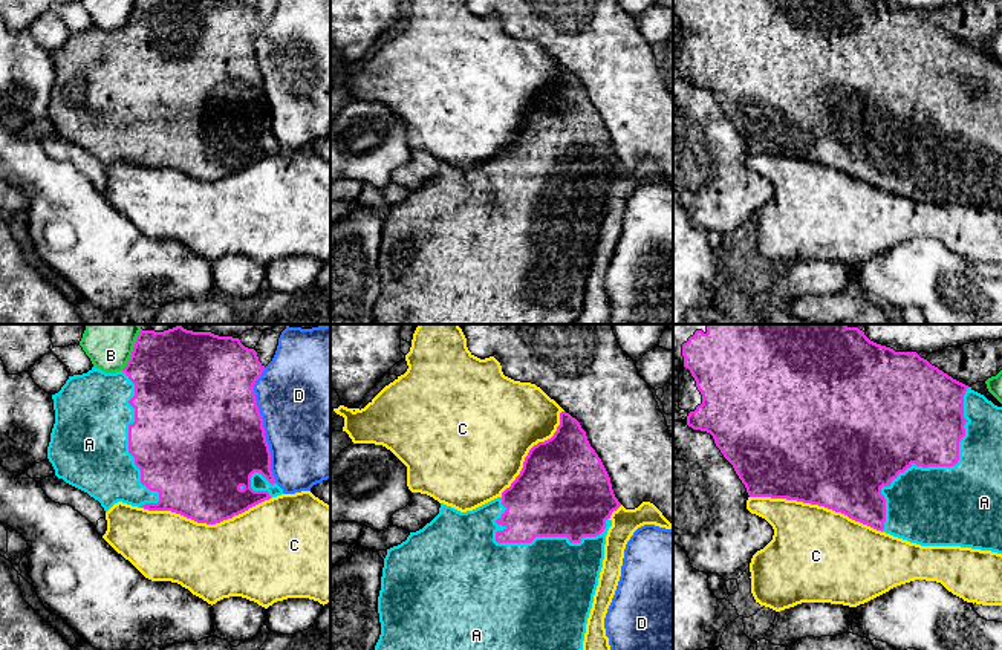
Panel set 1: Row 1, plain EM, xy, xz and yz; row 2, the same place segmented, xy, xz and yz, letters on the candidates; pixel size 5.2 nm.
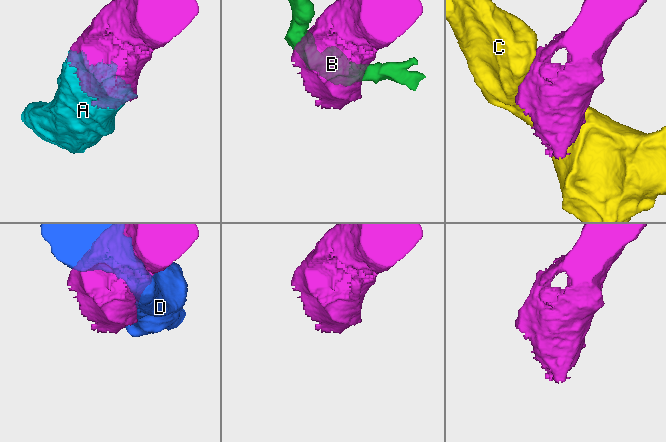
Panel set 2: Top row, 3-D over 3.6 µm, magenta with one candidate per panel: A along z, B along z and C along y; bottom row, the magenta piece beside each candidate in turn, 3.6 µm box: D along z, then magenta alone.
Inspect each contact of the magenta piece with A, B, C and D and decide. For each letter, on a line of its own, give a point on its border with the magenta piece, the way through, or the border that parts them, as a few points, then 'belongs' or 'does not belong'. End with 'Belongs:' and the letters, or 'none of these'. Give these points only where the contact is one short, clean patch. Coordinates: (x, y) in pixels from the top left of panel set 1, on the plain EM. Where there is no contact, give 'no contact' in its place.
A: yz (935, 123) | belongs
B: xy (130, 14) | does not belong
C: yz (816, 161) | does not belong
D: xy (262, 83) | does not belong
Belongs: A

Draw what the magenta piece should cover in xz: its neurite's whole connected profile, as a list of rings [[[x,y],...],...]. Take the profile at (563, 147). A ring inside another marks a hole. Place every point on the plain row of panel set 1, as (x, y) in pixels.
[[[561,69],[554,93],[529,107],[520,132],[500,154],[467,170],[441,161],[439,171],[430,180],[410,190],[401,202],[387,206],[378,254],[381,292],[372,324],[574,324],[583,307],[586,281],[603,225],[606,193],[612,184],[610,173],[620,164],[610,135],[590,104],[586,89],[575,75]]]

